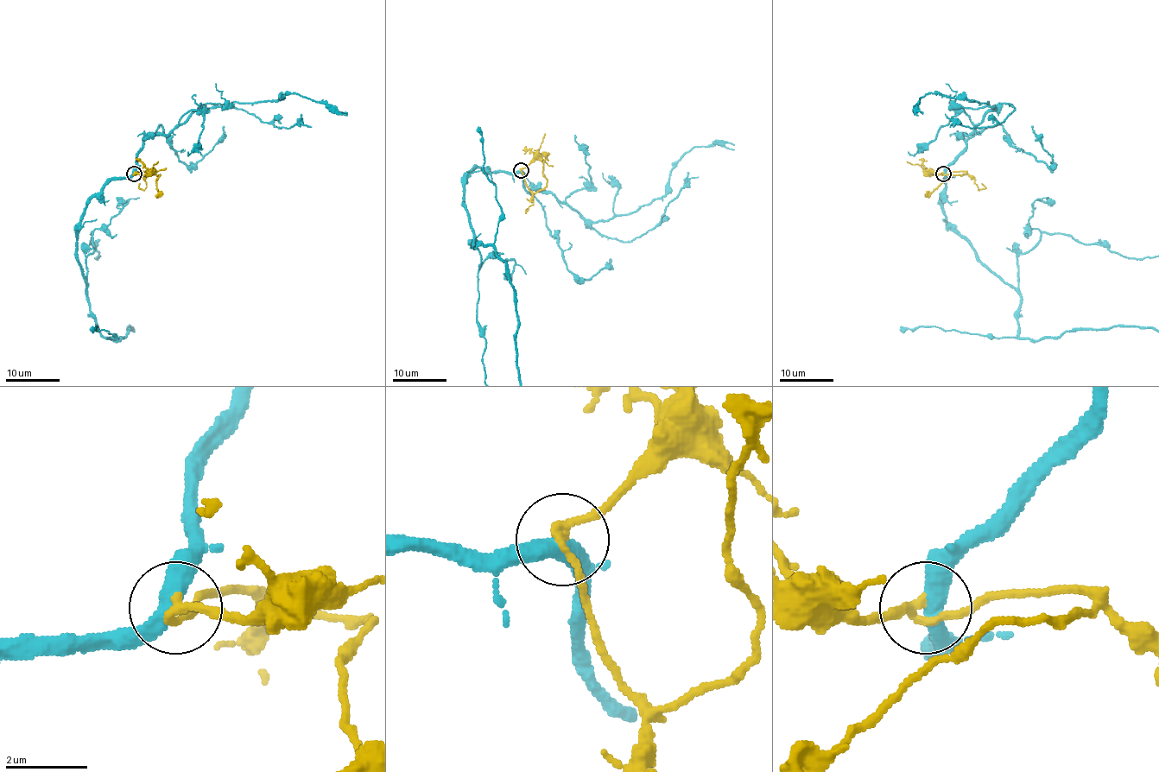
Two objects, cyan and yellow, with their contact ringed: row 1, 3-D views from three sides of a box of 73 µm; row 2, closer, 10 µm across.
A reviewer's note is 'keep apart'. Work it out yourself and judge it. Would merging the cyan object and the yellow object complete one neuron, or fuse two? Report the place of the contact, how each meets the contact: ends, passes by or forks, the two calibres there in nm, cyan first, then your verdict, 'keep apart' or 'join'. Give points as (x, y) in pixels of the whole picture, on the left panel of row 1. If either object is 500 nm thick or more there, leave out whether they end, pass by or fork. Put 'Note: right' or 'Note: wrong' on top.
Note: wrong
place (134, 174); cyan passes by; yellow passes by; calibres 440 and 180 nm; join

